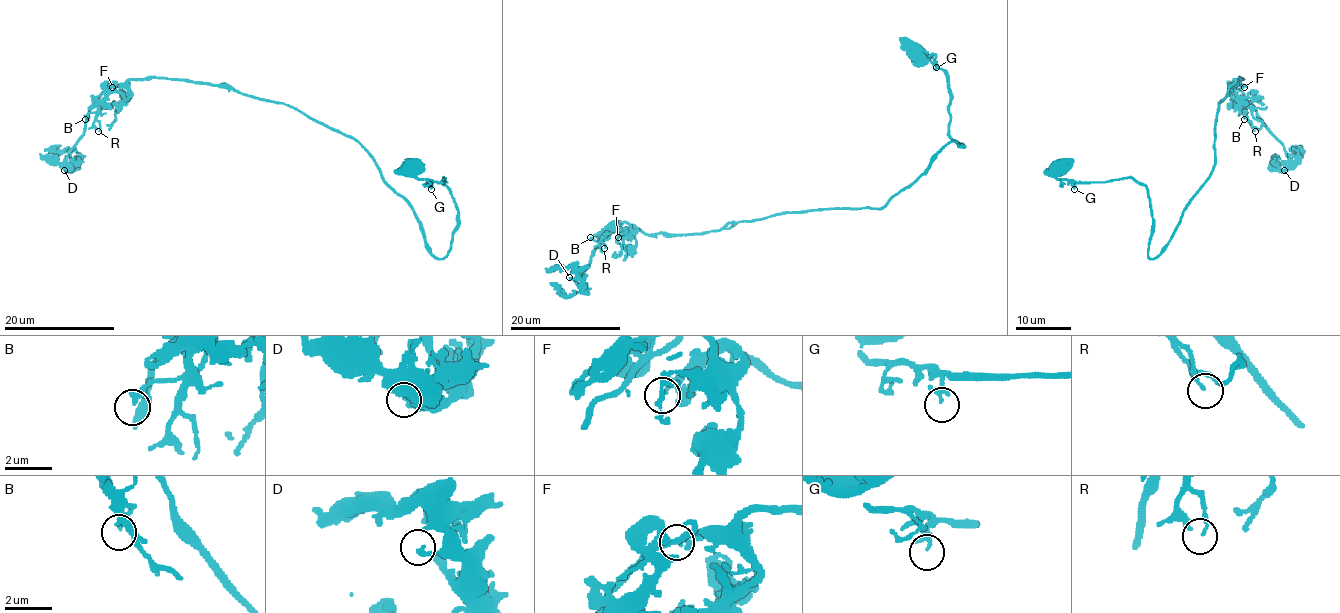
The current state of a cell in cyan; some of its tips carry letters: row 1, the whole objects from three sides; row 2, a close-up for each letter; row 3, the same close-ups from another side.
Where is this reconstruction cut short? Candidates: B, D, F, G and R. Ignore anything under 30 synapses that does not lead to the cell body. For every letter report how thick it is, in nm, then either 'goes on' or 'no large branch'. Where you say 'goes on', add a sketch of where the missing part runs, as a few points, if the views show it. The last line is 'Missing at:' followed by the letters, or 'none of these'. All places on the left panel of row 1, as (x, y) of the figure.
B: 240 nm thick; no large branch
D: 170 nm thick; no large branch
F: 240 nm thick; goes on; missing branch runs (112, 87), (97, 123), (104, 125)
G: 200 nm thick; no large branch
R: 140 nm thick; no large branch
Missing at: F

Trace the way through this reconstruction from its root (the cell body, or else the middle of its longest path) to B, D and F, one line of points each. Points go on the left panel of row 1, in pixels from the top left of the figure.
B: (412, 164), (419, 178), (445, 178), (457, 210), (442, 258), (356, 141), (283, 103), (148, 77), (85, 119)
D: (412, 164), (457, 210), (442, 258), (356, 141), (212, 84), (132, 79), (64, 170)
F: (412, 164), (419, 178), (445, 178), (457, 210), (442, 258), (352, 138), (212, 84), (112, 87)

